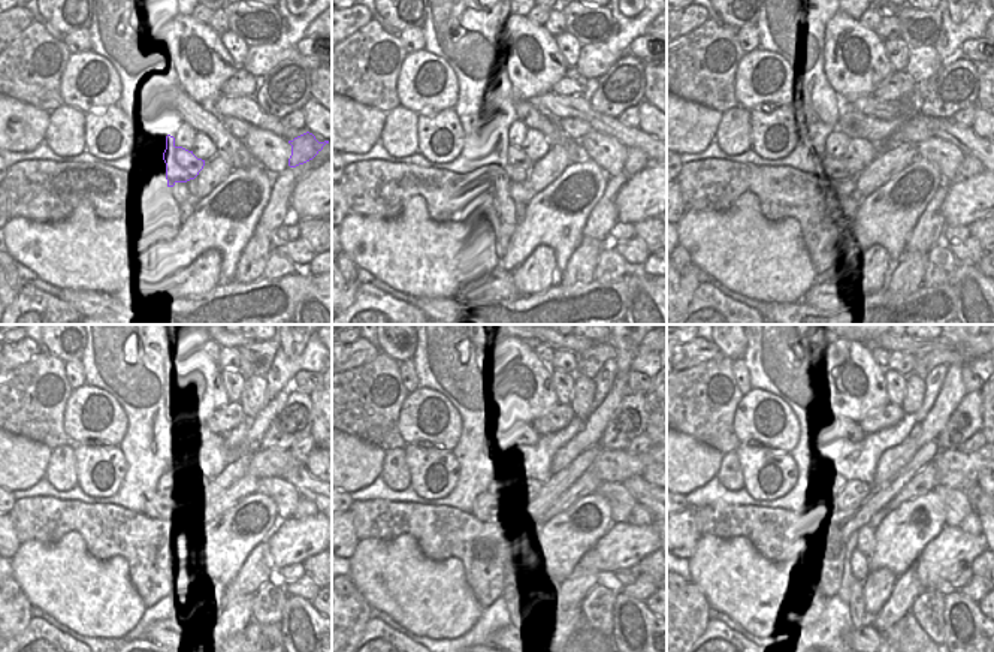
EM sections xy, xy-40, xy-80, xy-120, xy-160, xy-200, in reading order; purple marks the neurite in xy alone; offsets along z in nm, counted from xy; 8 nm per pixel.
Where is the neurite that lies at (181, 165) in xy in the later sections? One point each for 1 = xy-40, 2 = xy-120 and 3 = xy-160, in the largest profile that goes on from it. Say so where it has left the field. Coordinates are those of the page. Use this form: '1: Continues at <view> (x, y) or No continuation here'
1: Continues at xy-40 (511, 163)
2: Continues at xy-120 (157, 506)
3: Continues at xy-160 (486, 507).

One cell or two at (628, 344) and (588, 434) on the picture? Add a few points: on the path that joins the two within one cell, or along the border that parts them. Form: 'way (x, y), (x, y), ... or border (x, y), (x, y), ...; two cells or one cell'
way (624, 367), (621, 386), (604, 411); one cell

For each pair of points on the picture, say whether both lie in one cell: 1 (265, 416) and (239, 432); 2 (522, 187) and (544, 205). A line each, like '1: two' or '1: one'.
1: two
2: two

